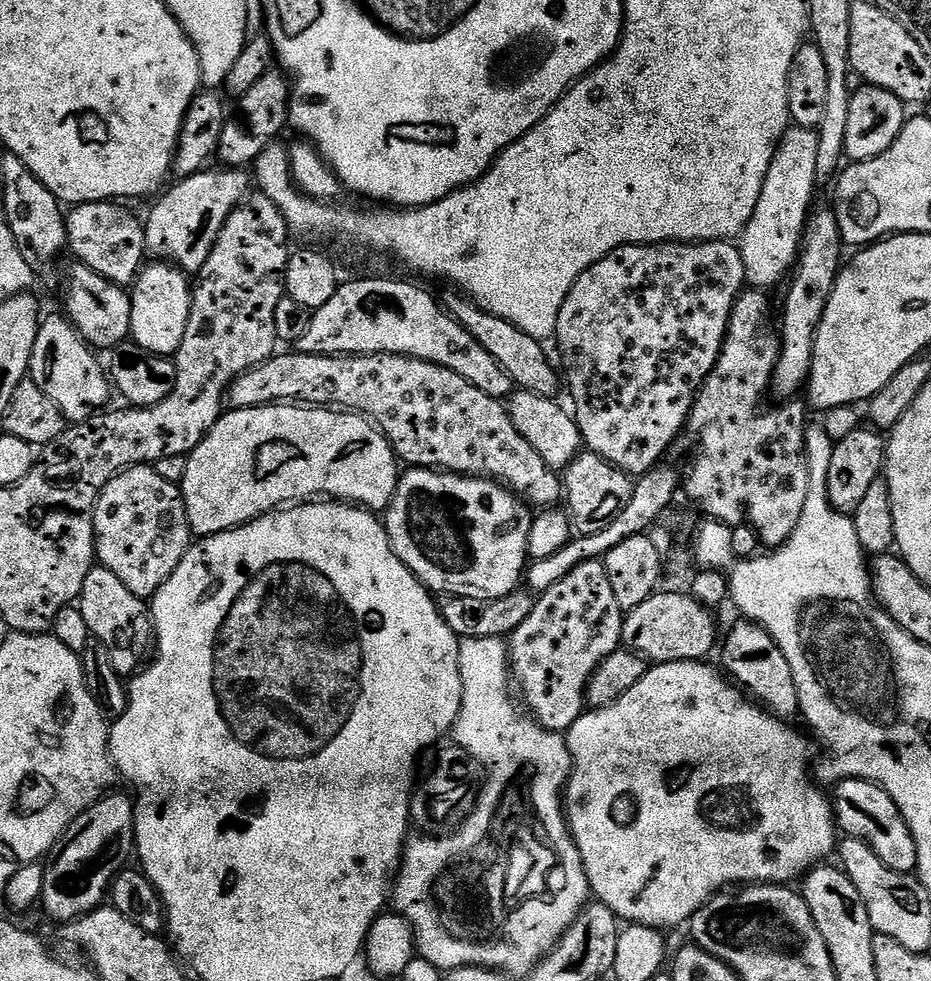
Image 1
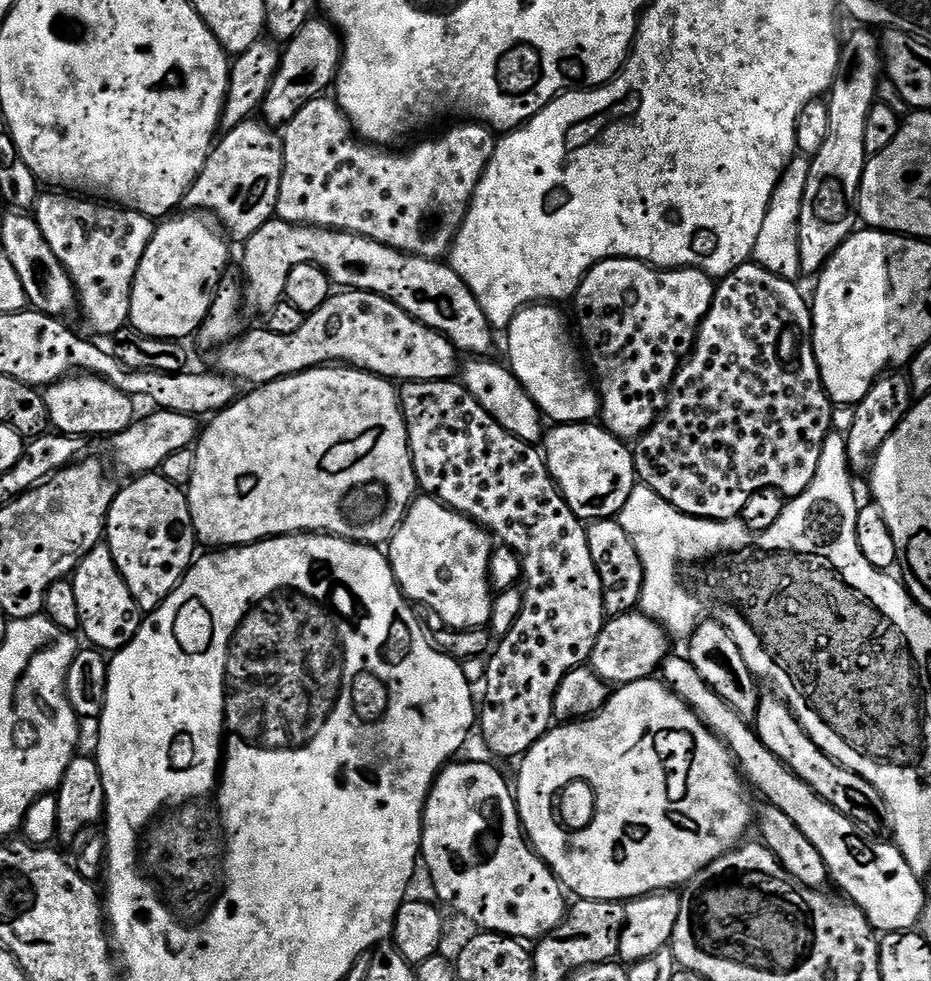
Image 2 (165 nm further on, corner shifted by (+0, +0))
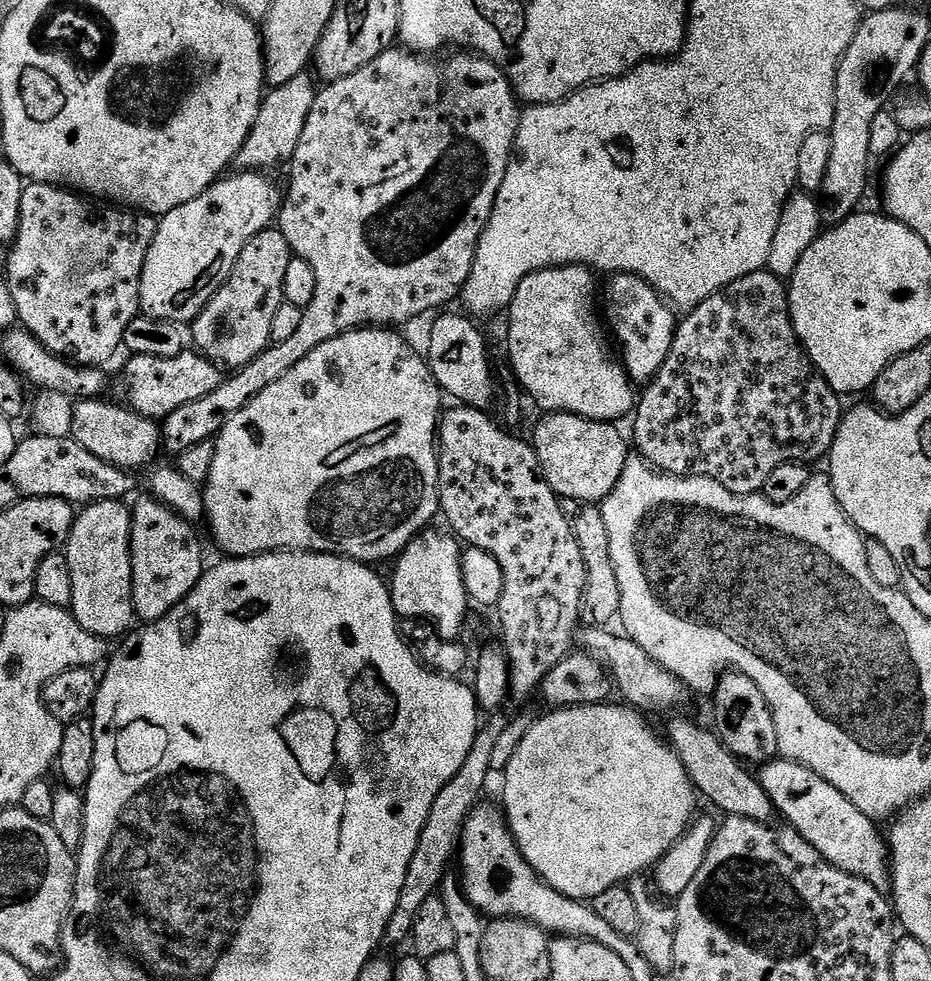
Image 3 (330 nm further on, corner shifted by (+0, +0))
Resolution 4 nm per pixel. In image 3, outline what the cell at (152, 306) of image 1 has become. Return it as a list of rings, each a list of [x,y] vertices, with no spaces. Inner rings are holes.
[[[251,170],[236,175],[240,176],[229,175],[217,180],[205,192],[198,194],[198,198],[186,202],[186,206],[178,206],[178,210],[170,210],[165,216],[159,217],[154,242],[142,266],[140,310],[143,315],[181,326],[195,320],[210,298],[214,298],[214,294],[218,294],[218,290],[230,278],[246,242],[250,242],[250,238],[264,231],[277,219],[282,192],[276,189],[275,182],[267,180],[267,175]]]

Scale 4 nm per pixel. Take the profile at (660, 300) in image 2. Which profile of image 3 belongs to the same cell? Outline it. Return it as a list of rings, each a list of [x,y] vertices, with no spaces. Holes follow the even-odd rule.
[[[622,272],[613,275],[609,280],[612,281],[609,282],[608,289],[605,292],[603,289],[602,292],[603,319],[614,337],[619,359],[633,385],[647,386],[662,370],[663,363],[670,354],[678,325],[678,316],[675,316],[677,313],[673,305],[642,278]]]

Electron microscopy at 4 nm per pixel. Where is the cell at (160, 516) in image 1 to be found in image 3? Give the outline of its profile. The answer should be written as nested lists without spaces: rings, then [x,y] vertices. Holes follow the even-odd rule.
[[[147,498],[134,504],[132,508],[132,611],[140,622],[160,620],[178,602],[182,602],[194,590],[200,577],[206,571],[204,556],[200,553],[200,540],[189,521],[184,520],[173,508],[167,508],[162,501]]]

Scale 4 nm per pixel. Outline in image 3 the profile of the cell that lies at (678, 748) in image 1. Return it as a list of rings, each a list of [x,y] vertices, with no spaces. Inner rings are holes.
[[[605,702],[596,705],[578,705],[576,707],[557,708],[549,711],[549,716],[544,716],[540,721],[533,723],[522,738],[513,757],[510,758],[508,768],[502,772],[504,778],[504,804],[502,811],[512,829],[512,837],[526,858],[526,862],[535,870],[536,875],[544,883],[549,884],[556,892],[569,896],[571,900],[587,901],[595,898],[606,890],[623,885],[625,882],[647,873],[653,866],[660,863],[660,859],[673,848],[680,837],[687,831],[694,817],[697,815],[696,800],[698,793],[692,784],[691,778],[686,774],[686,766],[678,758],[672,745],[656,737],[656,732],[643,720],[637,709],[625,706],[623,703],[612,704]]]

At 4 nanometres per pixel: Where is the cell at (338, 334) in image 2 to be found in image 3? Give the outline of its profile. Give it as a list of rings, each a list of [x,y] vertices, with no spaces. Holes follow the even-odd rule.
[[[185,350],[174,358],[132,356],[129,361],[124,368],[127,407],[157,422],[163,422],[167,416],[174,414],[174,410],[178,410],[178,406],[186,406],[186,402],[198,402],[198,398],[214,394],[214,390],[218,390],[226,379],[220,365],[195,350]]]

